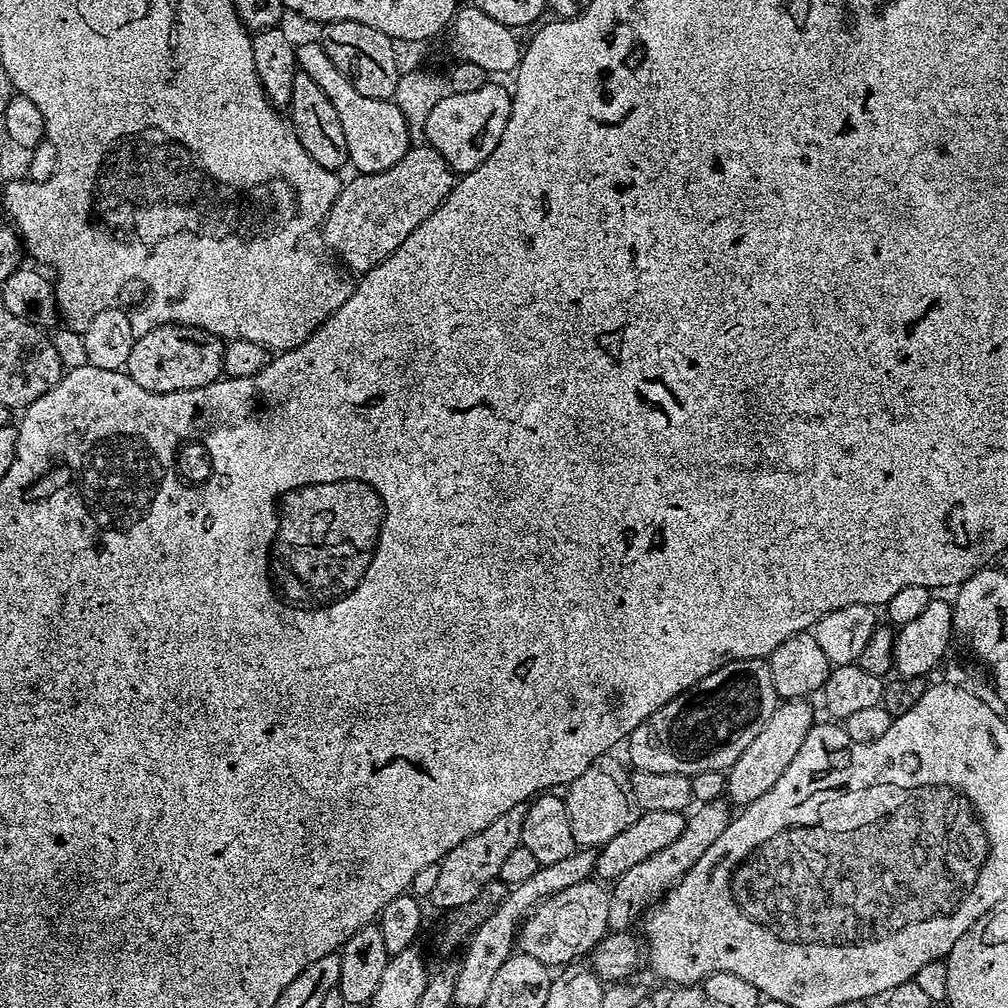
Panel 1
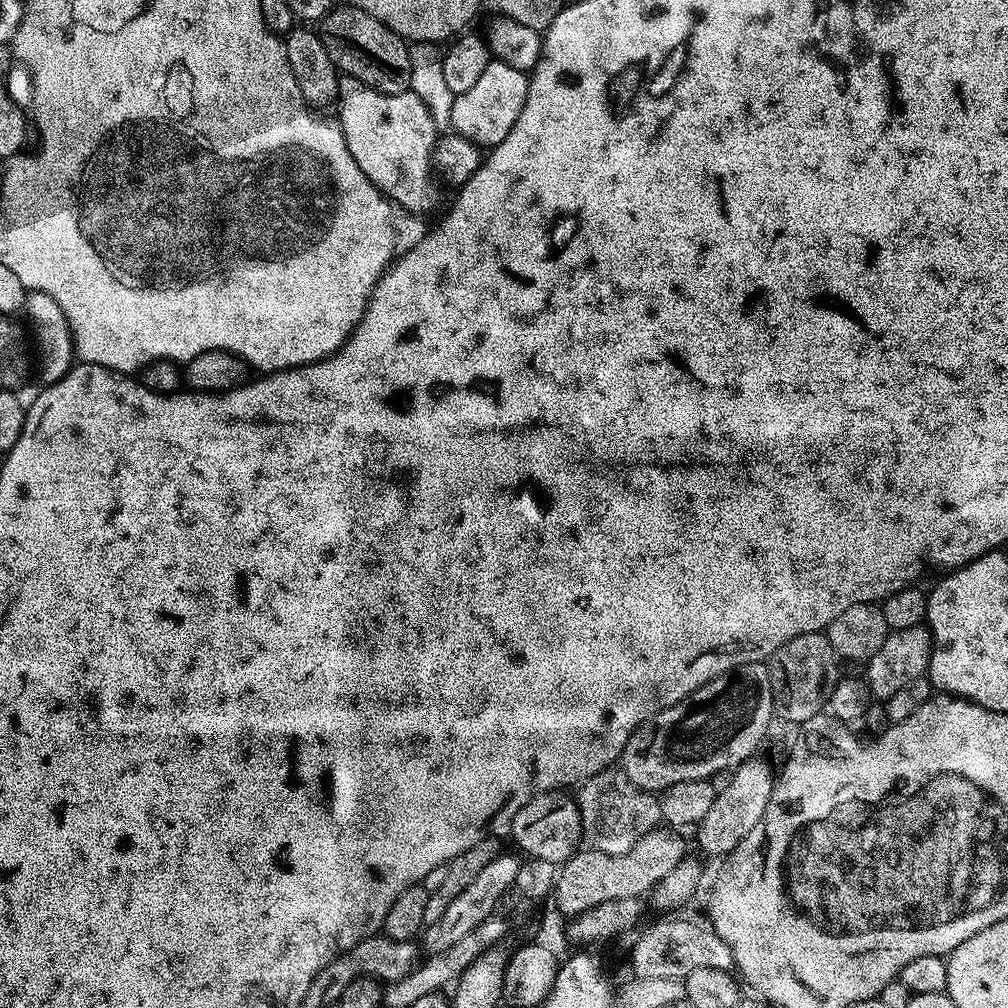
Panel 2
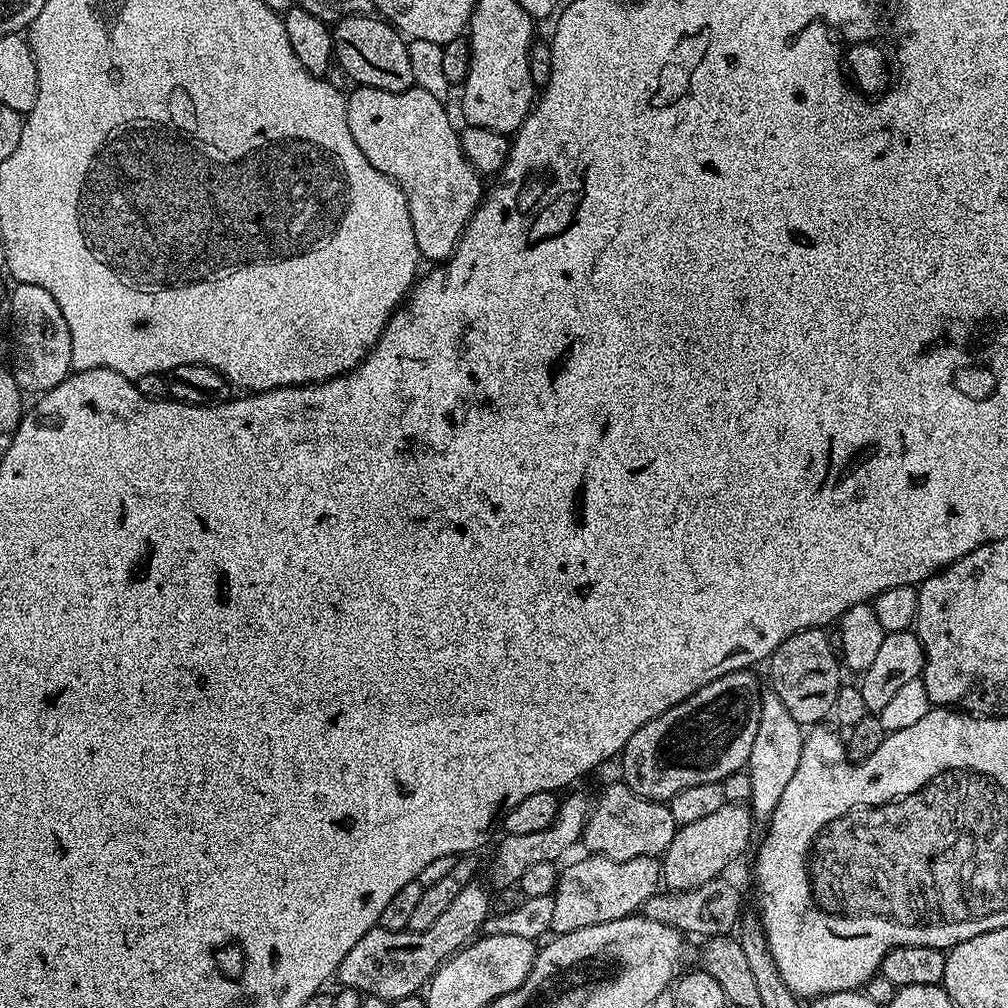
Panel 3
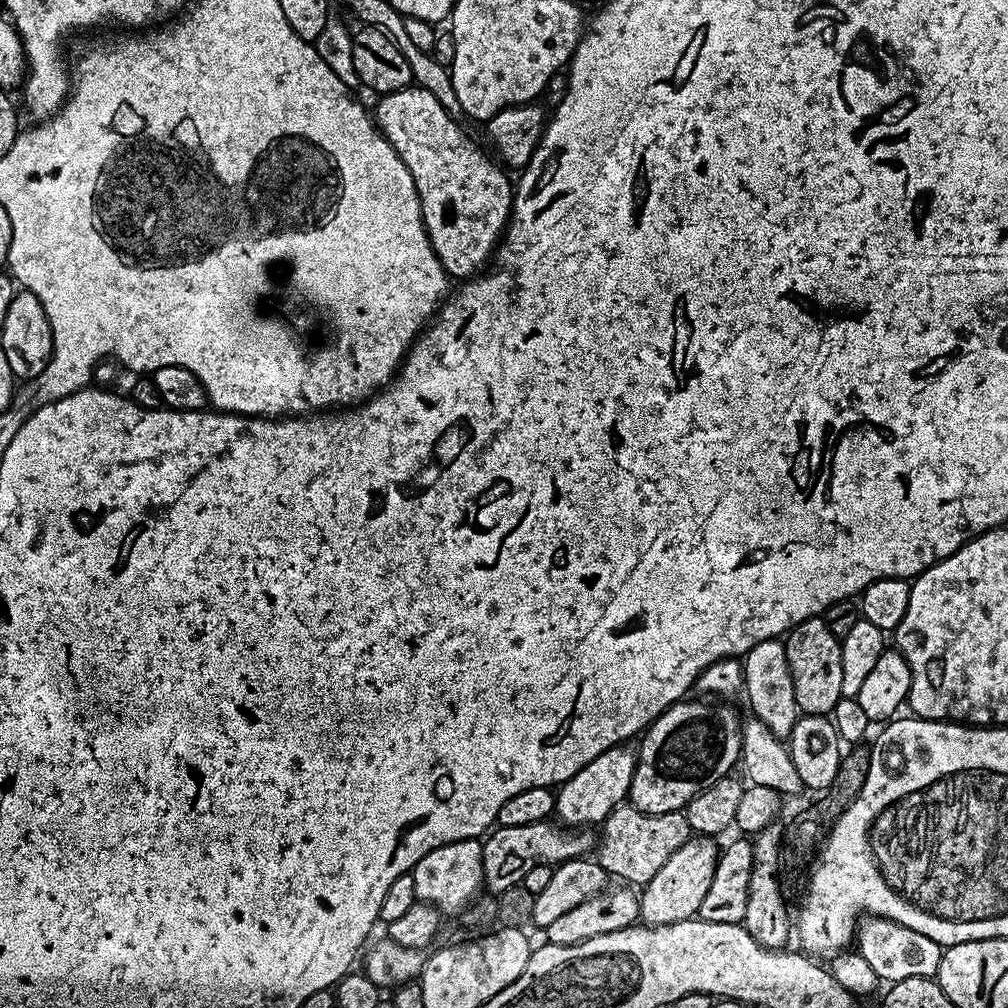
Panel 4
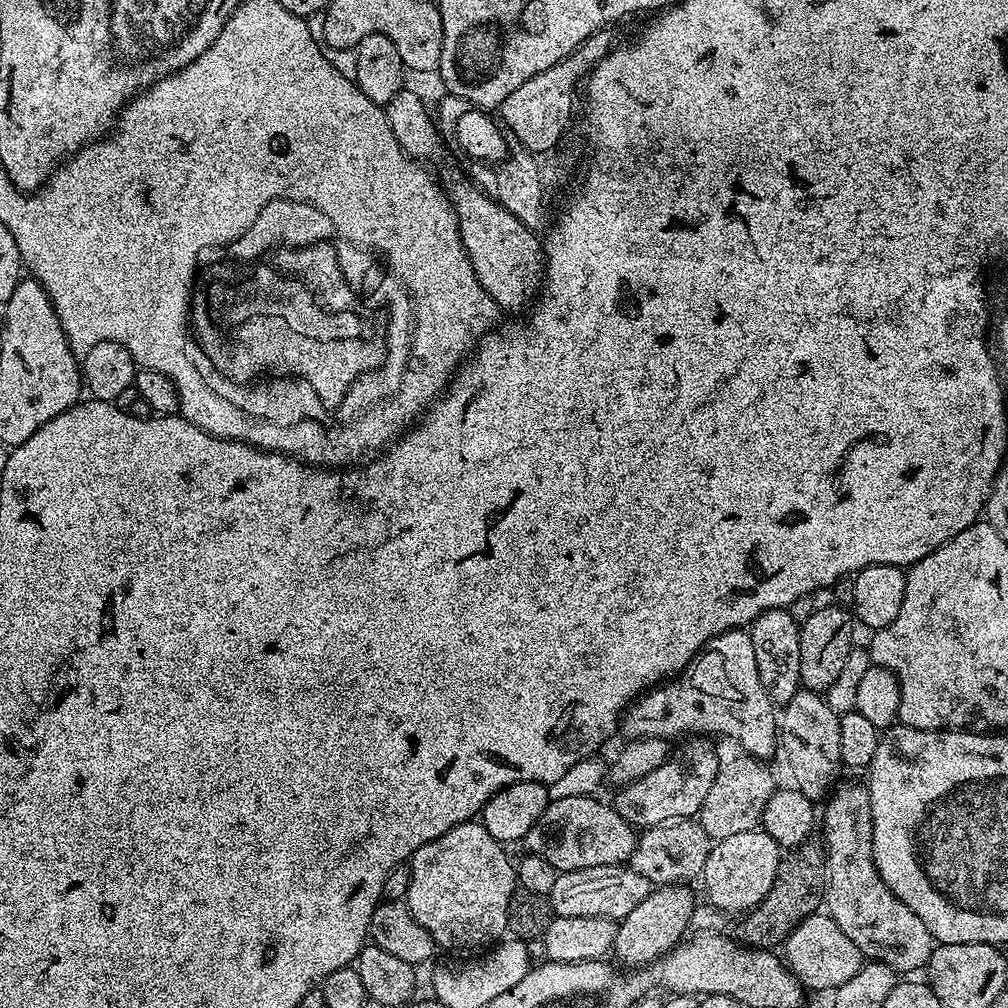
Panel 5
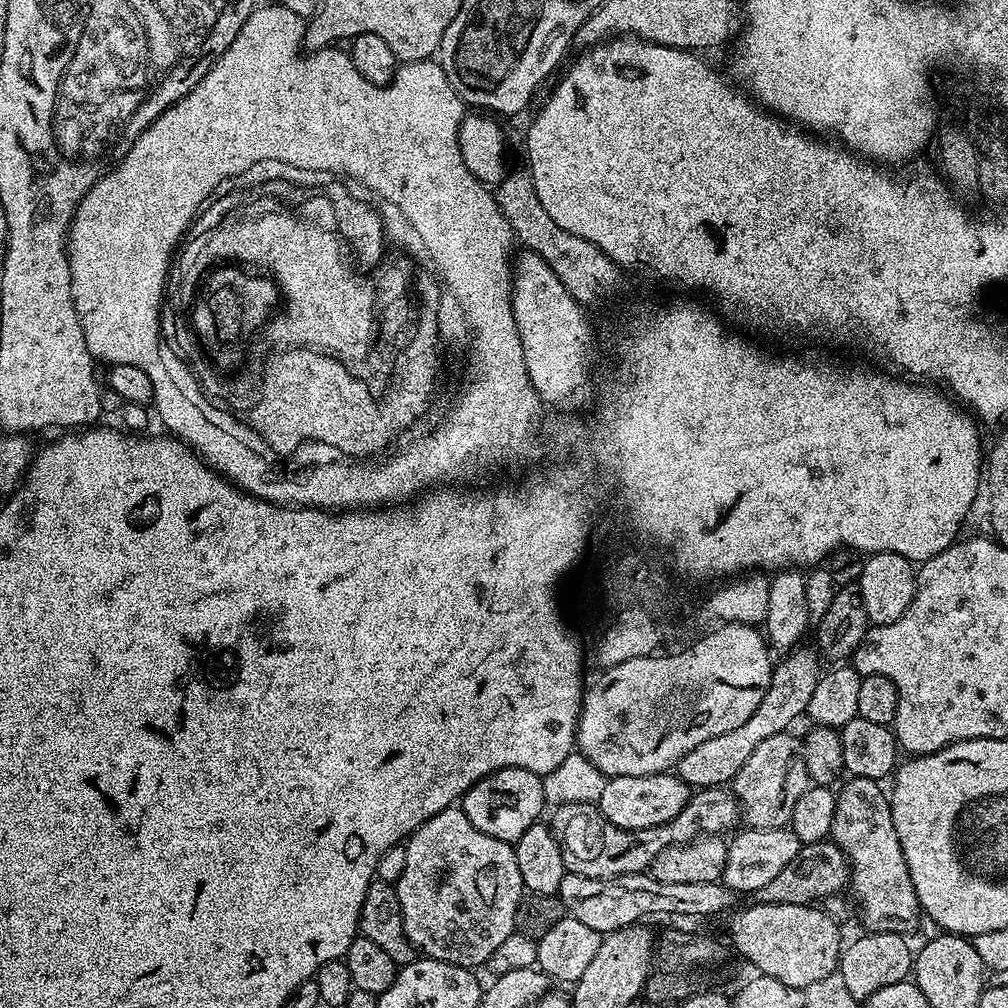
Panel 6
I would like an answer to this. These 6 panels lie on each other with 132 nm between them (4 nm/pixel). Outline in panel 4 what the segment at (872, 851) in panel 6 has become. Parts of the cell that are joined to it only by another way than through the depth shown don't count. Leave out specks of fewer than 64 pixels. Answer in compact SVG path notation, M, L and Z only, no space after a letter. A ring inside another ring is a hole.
M868 916L859 921L854 944L860 956L866 958L866 962L874 970L877 981L888 980L889 985L906 978L935 977L944 953L944 948L934 942L934 938L926 938L926 934L918 934L918 930L910 930L881 916Z

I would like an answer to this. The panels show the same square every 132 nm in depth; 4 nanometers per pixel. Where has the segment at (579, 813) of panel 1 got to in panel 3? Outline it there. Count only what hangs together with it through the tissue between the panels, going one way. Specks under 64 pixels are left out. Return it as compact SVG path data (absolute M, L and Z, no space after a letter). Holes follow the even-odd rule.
M608 784L591 805L584 827L582 844L589 853L611 860L629 860L643 856L659 857L670 846L678 825L670 814L667 803L648 800L634 794L627 784Z

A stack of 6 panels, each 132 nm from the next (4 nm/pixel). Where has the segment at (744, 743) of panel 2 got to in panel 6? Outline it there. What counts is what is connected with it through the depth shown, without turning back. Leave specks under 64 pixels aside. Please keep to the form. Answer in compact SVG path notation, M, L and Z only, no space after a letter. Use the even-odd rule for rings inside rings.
M659 772L653 776L614 776L608 779L598 802L600 813L614 826L642 830L673 820L688 805L688 783L675 774Z

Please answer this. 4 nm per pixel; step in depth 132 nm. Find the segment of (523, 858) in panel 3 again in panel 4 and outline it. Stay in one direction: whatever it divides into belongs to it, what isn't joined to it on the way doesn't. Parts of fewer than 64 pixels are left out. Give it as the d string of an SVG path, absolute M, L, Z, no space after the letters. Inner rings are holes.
M617 746L598 754L594 762L586 762L574 778L559 785L556 797L555 819L561 825L572 830L584 830L589 826L599 826L604 823L612 811L628 800L630 782L636 769L637 749L632 746Z

